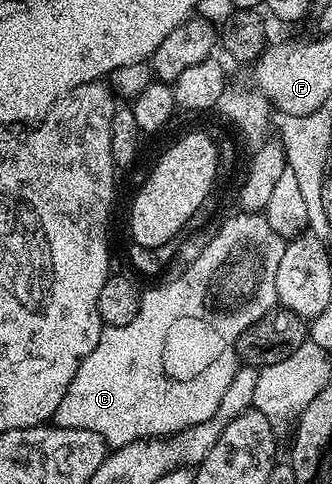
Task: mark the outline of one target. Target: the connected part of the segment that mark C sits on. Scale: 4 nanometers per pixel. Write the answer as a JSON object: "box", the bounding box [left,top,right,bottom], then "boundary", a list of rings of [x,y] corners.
{"box":[53,212,287,448],"boundary":[[[237,212],[214,235],[210,243],[190,262],[183,274],[163,286],[143,293],[136,320],[123,326],[107,326],[100,340],[76,368],[53,425],[84,428],[96,432],[107,447],[117,448],[145,438],[168,438],[189,426],[204,424],[220,408],[224,392],[232,384],[240,365],[238,341],[249,326],[275,309],[276,268],[284,256],[287,239],[273,230],[265,213]]]}

